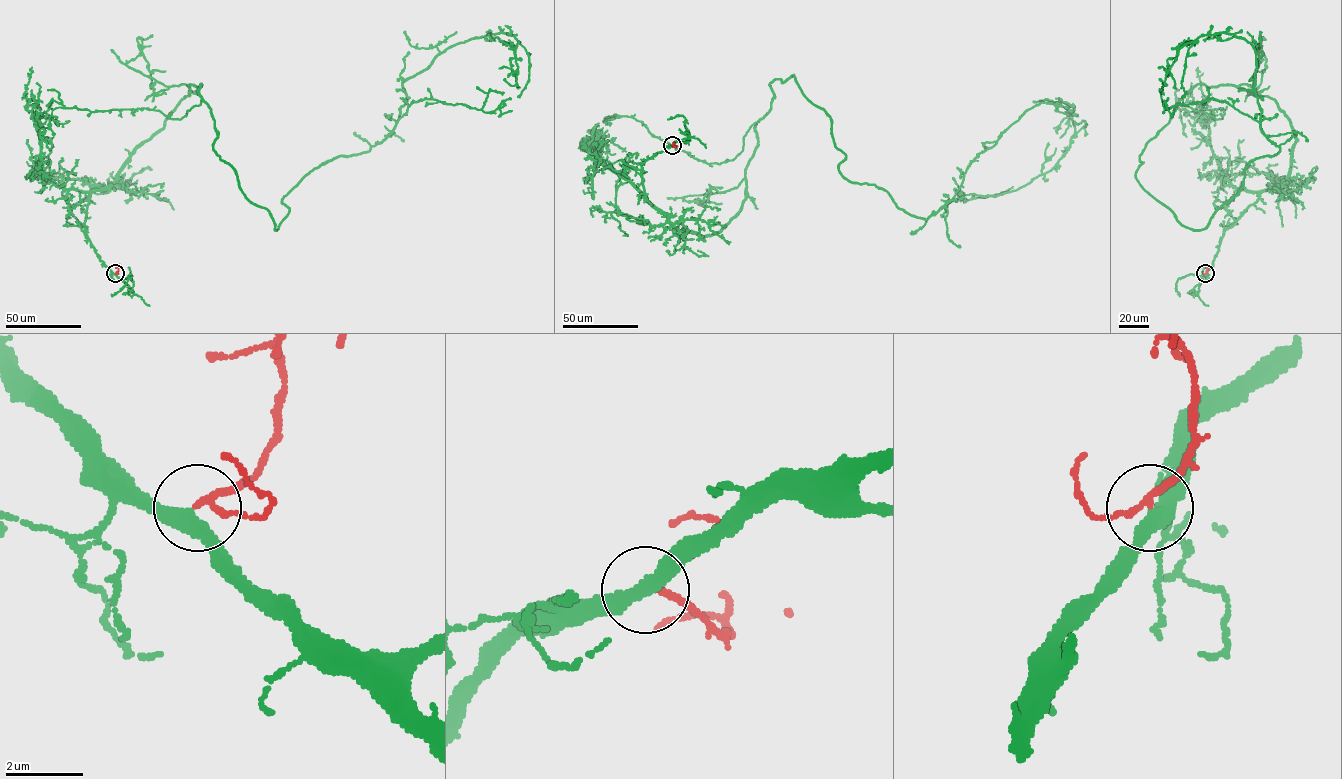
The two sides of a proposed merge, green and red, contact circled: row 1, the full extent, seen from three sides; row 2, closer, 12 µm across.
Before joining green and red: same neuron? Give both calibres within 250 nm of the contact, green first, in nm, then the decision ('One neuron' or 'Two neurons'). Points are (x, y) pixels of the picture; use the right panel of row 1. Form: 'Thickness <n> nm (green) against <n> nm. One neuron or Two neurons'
Thickness 360 nm (green) against 130 nm. One neuron

